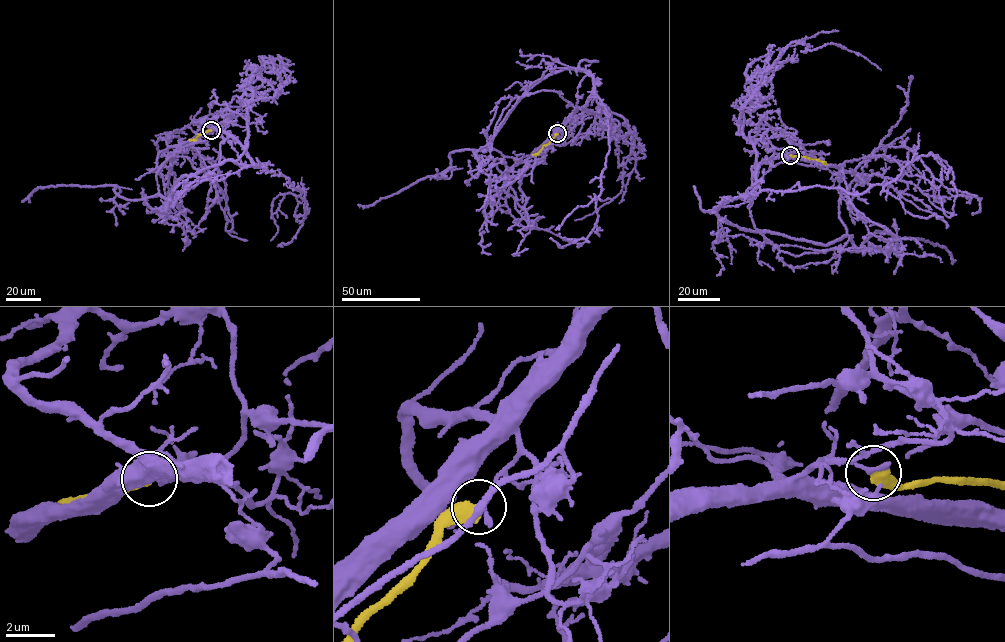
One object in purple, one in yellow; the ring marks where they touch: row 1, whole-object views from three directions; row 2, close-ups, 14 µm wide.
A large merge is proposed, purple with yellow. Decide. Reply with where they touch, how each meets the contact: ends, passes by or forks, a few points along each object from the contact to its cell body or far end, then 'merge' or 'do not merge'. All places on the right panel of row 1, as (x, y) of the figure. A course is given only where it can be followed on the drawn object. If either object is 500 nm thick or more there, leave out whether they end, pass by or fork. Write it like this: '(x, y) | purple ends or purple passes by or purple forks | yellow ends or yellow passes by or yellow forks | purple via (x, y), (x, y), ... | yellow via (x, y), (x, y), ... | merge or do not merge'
(790, 155) | purple via (790, 155), (762, 161), (754, 190), (741, 196), (817, 186), (863, 193), (931, 152), (952, 171), (954, 210) | yellow via (790, 155), (825, 164) | do not merge

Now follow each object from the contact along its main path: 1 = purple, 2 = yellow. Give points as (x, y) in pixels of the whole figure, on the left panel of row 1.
1: (211, 130), (289, 179), (307, 214), (307, 202), (275, 197), (271, 240)
2: (211, 130), (189, 139)

